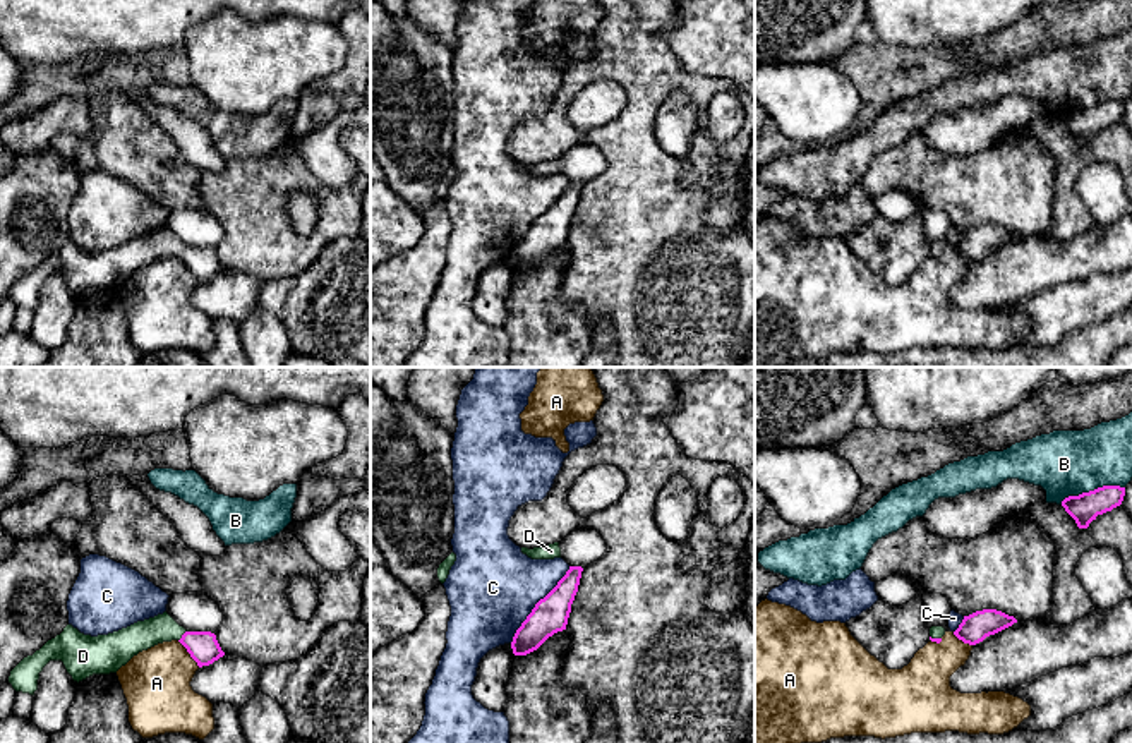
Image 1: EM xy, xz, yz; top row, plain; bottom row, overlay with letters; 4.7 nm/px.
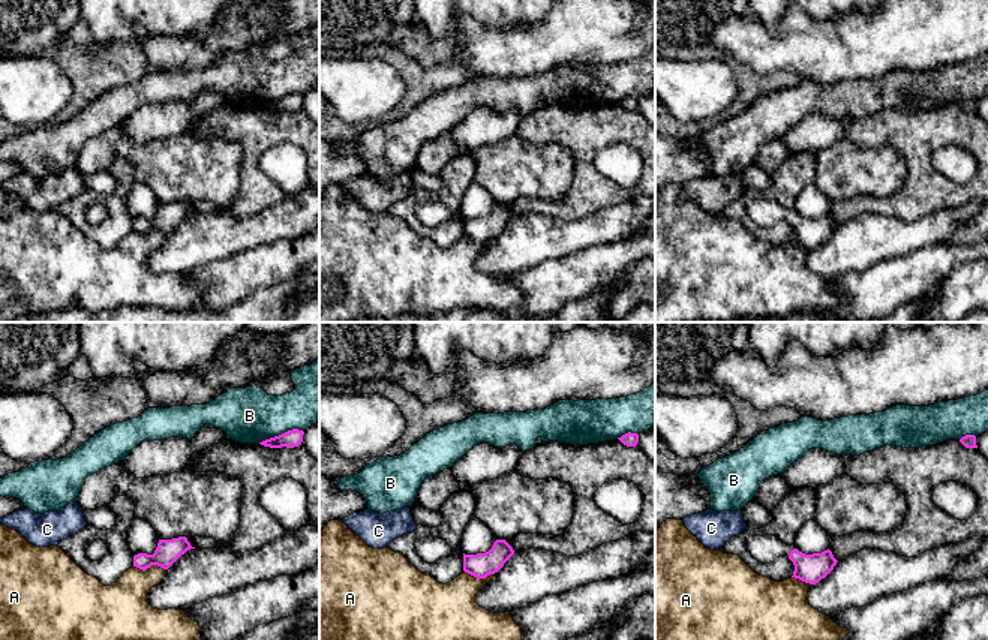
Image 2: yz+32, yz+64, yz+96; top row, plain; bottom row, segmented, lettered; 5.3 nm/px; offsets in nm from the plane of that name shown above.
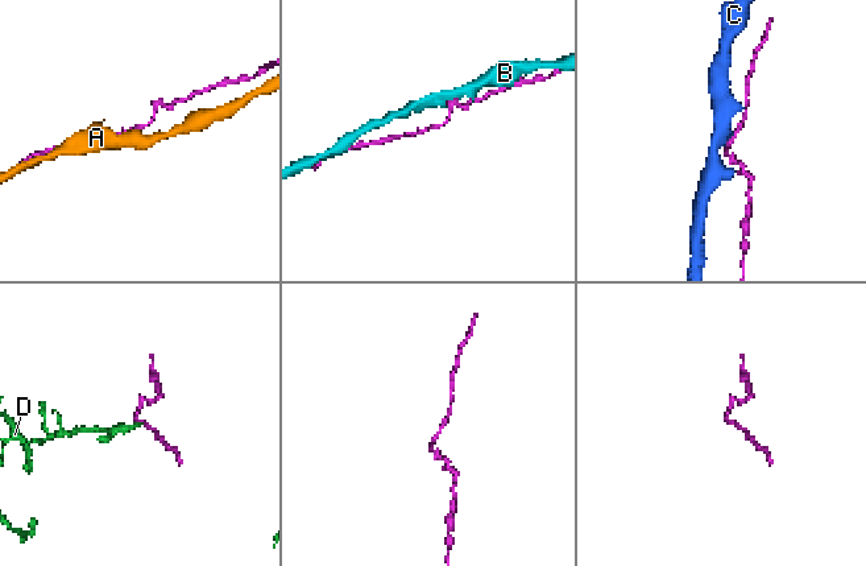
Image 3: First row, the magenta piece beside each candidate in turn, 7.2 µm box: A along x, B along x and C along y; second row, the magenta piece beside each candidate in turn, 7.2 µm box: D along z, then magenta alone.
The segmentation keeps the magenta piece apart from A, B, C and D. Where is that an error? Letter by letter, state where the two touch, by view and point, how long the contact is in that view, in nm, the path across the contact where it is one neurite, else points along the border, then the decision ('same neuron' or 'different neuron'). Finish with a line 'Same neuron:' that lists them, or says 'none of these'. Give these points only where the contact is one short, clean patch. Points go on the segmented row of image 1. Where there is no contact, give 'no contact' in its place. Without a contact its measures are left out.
A: meets magenta in xy at (189, 652); contact 170 nm long; different neuron
B: meets magenta in yz at (1091, 491); contact 320 nm long; different neuron
C: meets magenta in xz at (535, 604); contact 460 nm long; border along xz (570, 567), (535, 604), (510, 642); different neuron
D: meets magenta in xy at (182, 635); contact 70 nm long; runs through xy (203, 646), (182, 635), (141, 635); same neuron
Same neuron: D

